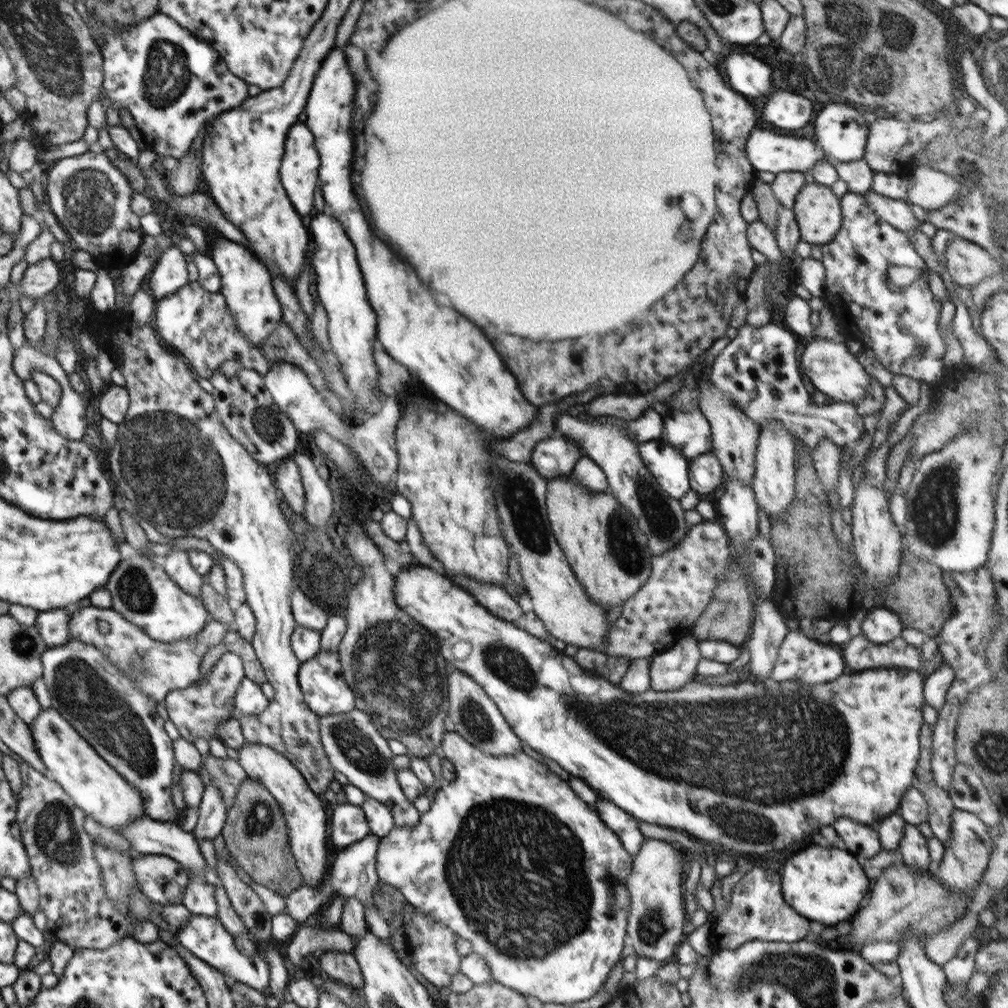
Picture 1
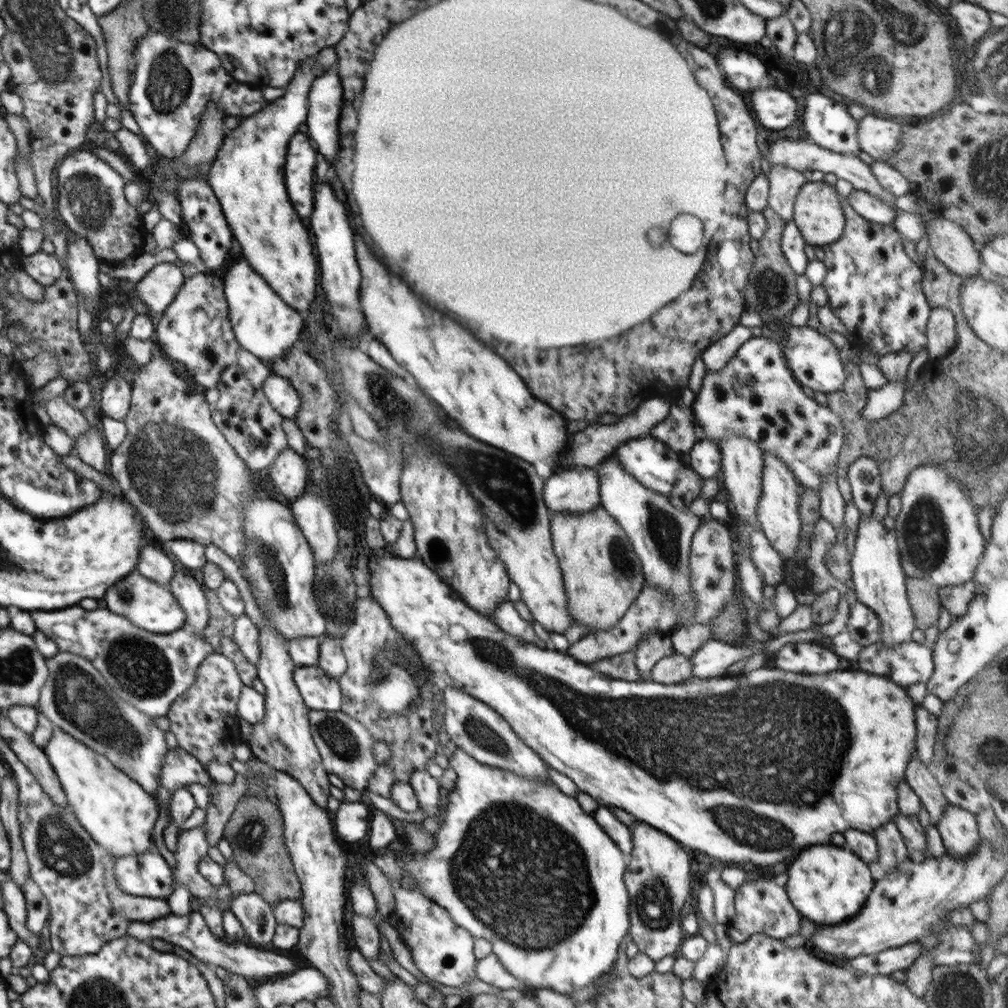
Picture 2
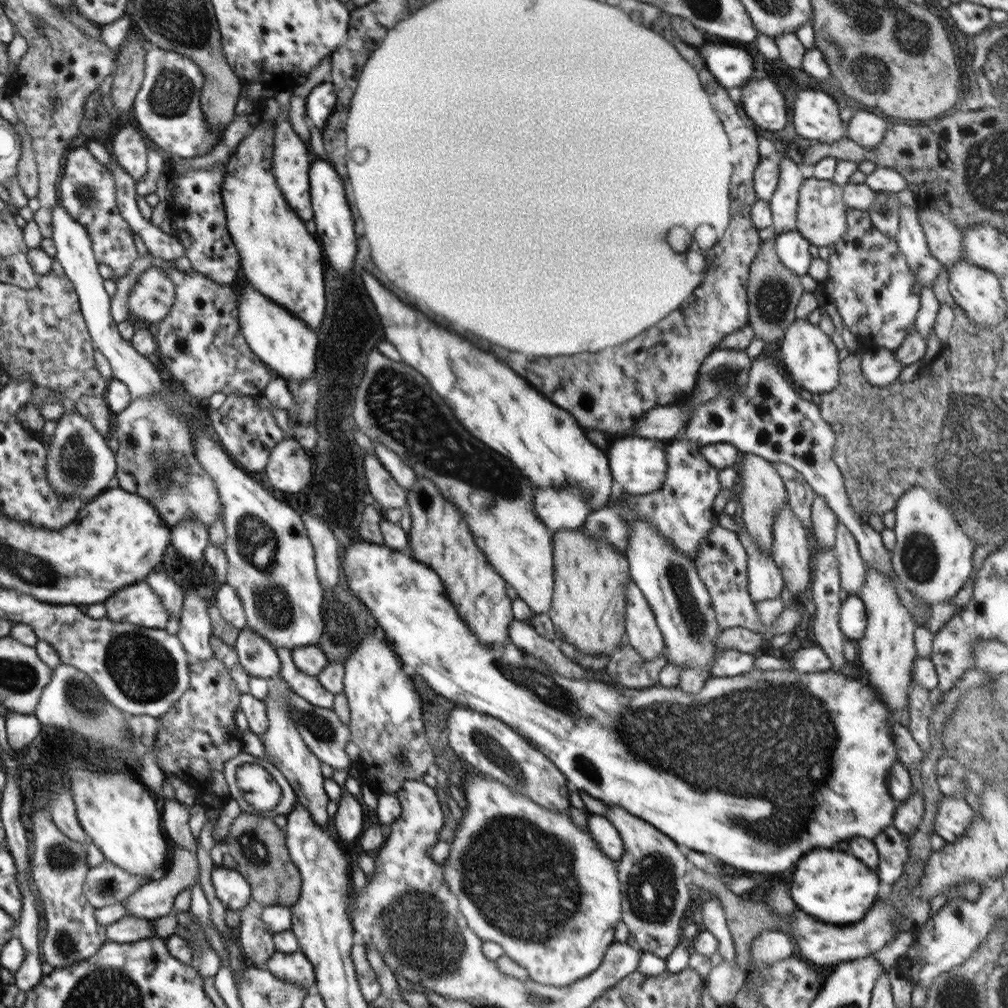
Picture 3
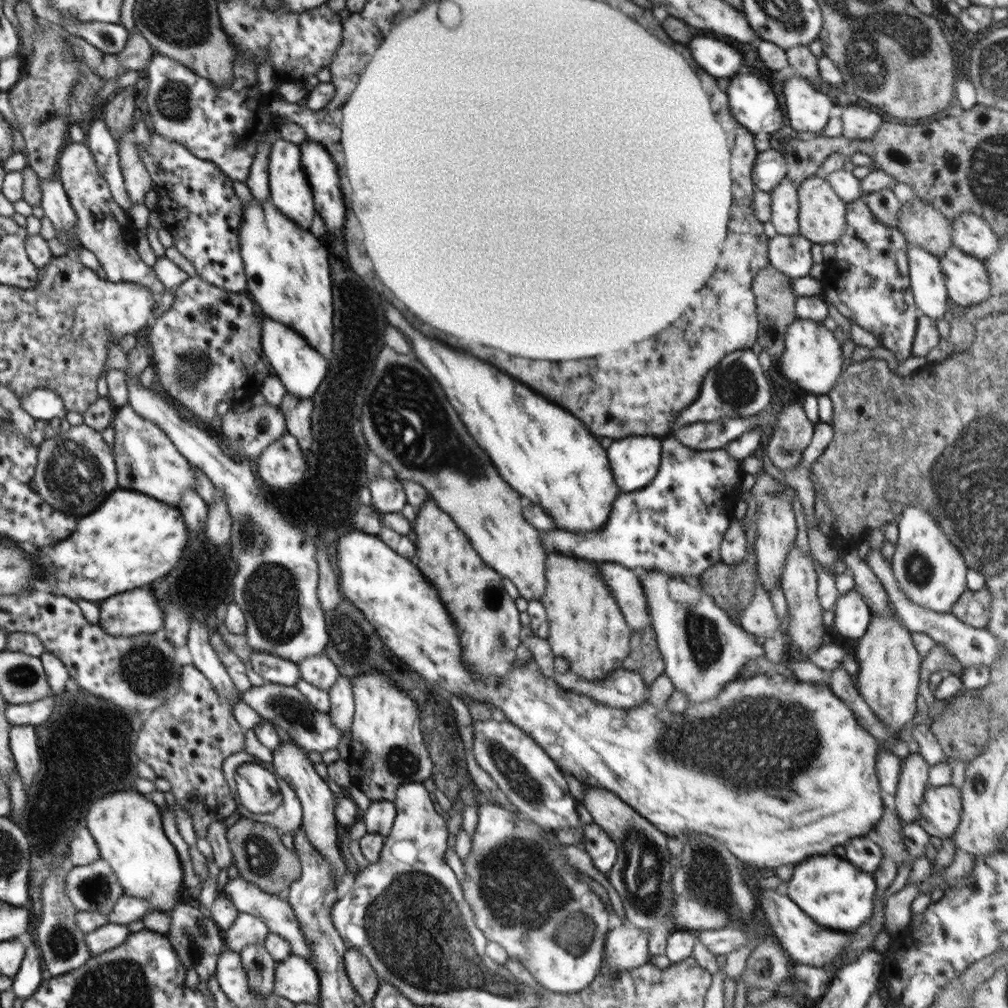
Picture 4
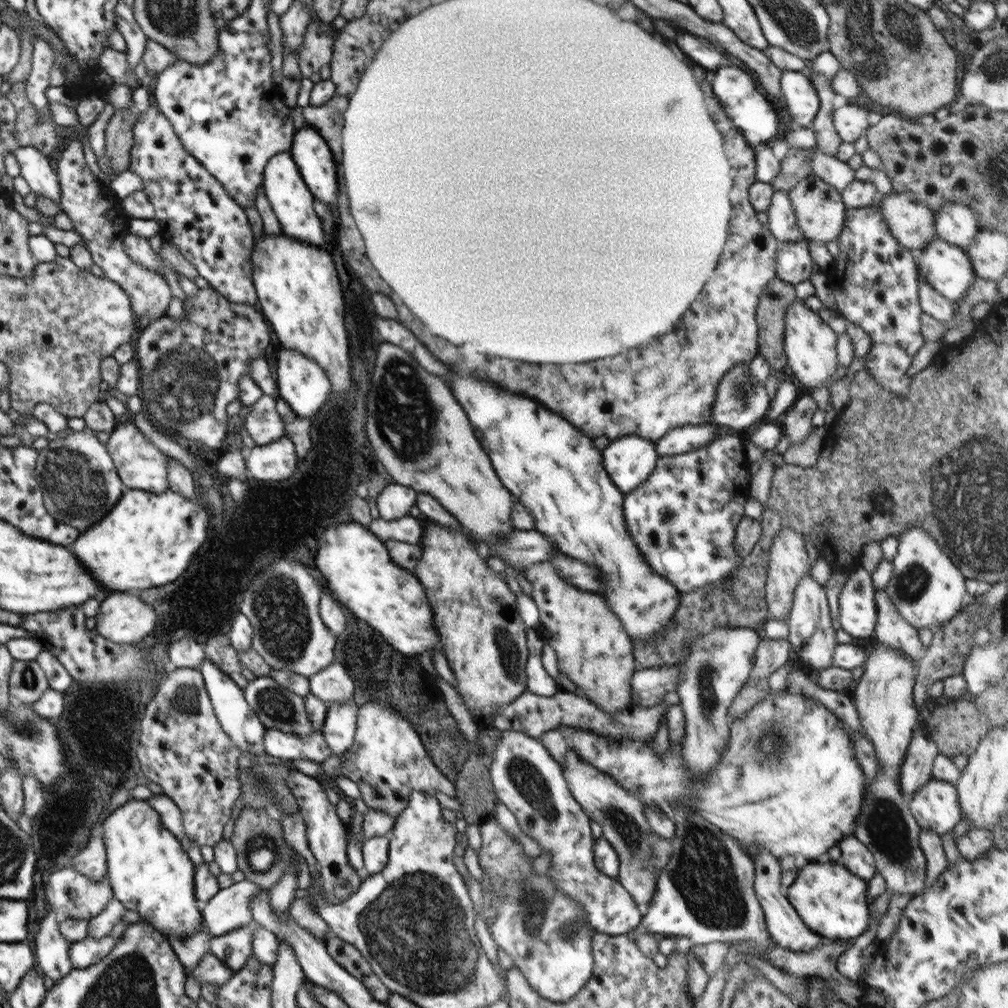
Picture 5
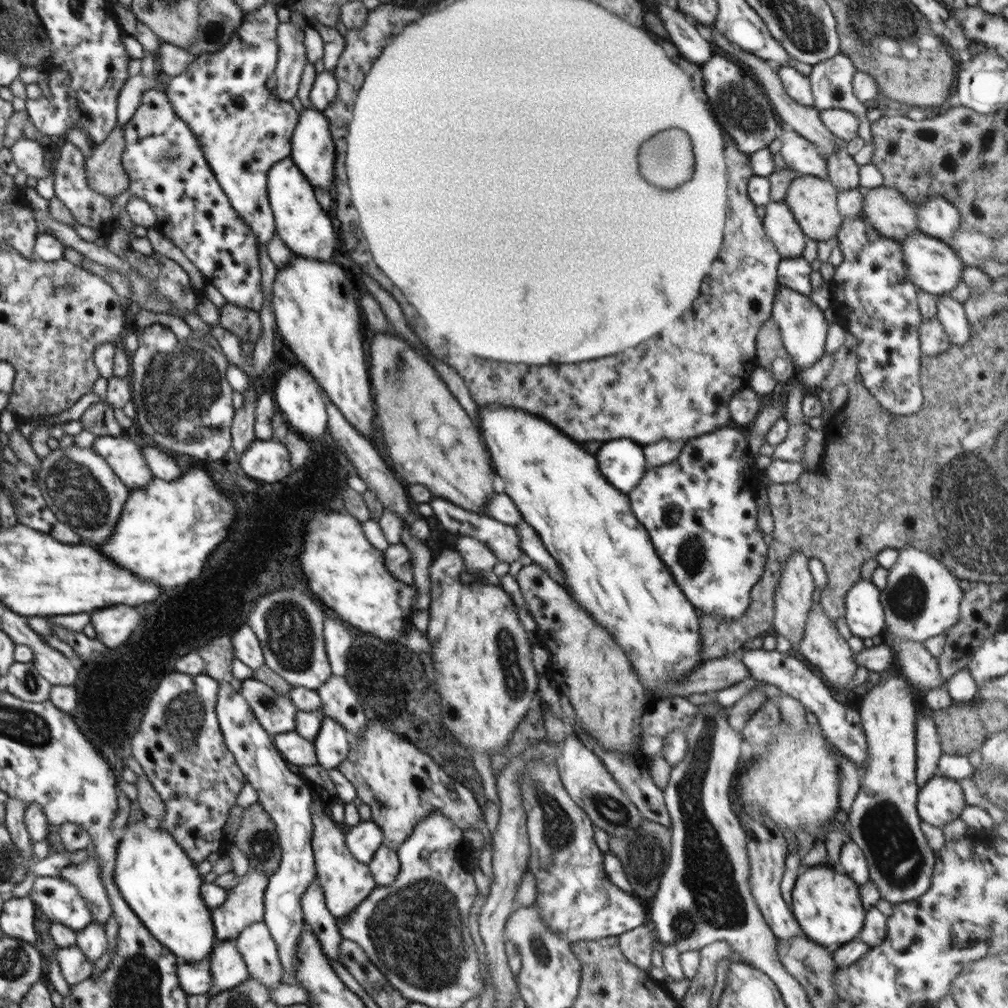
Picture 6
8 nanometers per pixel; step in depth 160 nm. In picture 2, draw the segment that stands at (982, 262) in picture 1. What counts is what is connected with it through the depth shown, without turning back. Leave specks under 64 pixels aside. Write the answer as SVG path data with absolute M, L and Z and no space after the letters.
M950 219L925 222L929 252L954 274L970 278L979 274L980 253L970 234Z

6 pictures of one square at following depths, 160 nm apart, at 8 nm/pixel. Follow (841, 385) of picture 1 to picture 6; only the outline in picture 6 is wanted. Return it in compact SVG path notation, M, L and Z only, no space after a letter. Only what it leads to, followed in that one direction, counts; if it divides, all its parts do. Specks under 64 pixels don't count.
M778 283L771 308L771 318L779 326L783 345L800 371L810 368L824 356L826 353L824 345L826 344L826 333L829 325L824 319L824 311L816 306L809 297Z

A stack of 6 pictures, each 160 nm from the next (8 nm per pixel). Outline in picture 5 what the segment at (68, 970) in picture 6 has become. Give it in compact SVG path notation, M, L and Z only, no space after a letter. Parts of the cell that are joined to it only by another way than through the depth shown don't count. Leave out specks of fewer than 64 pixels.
M90 938L74 942L70 945L69 959L73 970L86 969L100 962L117 943L118 938Z

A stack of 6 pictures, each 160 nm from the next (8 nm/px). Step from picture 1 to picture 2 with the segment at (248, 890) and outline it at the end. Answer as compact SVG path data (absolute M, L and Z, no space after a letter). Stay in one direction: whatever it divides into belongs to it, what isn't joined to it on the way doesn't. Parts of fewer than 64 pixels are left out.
M241 892L232 899L231 907L245 930L245 941L251 946L263 947L273 941L277 920L274 903L268 902L256 892Z

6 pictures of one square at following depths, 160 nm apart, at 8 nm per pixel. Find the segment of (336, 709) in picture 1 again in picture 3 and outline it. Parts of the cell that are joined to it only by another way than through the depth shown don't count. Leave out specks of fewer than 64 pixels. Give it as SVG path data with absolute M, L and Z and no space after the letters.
M274 648L282 661L281 677L289 684L291 690L314 706L332 709L335 694L326 690L316 676L304 674L294 664L291 651L288 648Z

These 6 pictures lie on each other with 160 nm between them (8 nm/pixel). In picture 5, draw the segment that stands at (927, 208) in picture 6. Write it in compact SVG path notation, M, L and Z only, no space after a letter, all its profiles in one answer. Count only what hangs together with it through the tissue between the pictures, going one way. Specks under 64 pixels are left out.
M946 203L943 210L934 212L934 217L937 238L962 249L966 249L981 230L977 215L962 203Z

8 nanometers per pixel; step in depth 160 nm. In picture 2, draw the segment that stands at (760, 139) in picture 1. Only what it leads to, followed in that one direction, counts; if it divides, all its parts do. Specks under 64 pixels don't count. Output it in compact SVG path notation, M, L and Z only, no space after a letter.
M804 136L804 140L778 140L778 142L770 144L770 146L768 146L768 153L764 155L764 158L766 158L766 162L770 163L771 166L783 164L788 166L788 168L798 170L798 172L821 170L825 174L836 174L839 179L851 182L854 189L865 190L872 196L883 200L890 208L895 210L896 216L902 211L896 207L897 198L878 182L878 179L871 171L871 166L862 162L862 160L854 156L853 153L838 154L831 152L830 150L818 146L816 143L812 143L810 138Z

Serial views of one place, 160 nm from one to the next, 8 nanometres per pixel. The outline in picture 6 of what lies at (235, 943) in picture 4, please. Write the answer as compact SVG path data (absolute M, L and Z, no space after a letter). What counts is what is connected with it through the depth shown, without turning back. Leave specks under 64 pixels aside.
M232 939L215 941L209 961L211 962L212 988L206 994L208 998L224 990L240 986L248 980L248 967Z

